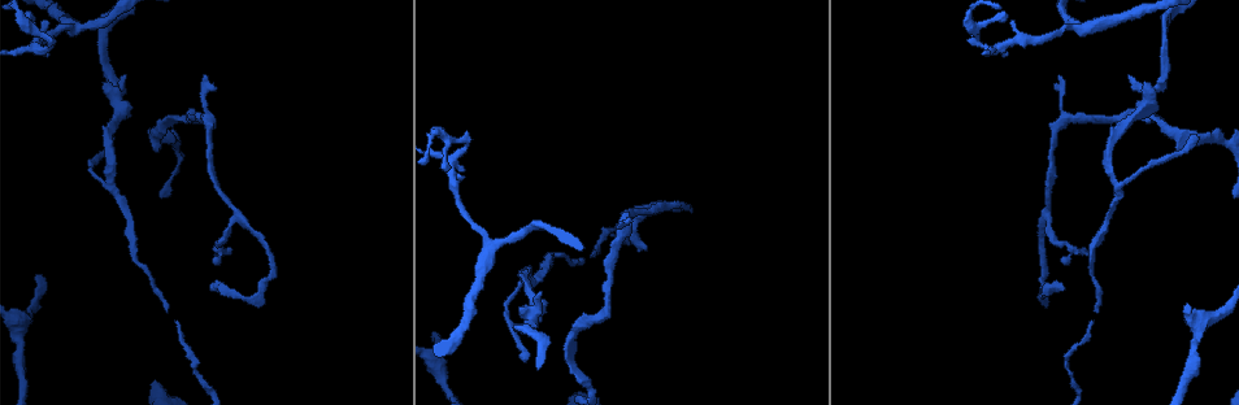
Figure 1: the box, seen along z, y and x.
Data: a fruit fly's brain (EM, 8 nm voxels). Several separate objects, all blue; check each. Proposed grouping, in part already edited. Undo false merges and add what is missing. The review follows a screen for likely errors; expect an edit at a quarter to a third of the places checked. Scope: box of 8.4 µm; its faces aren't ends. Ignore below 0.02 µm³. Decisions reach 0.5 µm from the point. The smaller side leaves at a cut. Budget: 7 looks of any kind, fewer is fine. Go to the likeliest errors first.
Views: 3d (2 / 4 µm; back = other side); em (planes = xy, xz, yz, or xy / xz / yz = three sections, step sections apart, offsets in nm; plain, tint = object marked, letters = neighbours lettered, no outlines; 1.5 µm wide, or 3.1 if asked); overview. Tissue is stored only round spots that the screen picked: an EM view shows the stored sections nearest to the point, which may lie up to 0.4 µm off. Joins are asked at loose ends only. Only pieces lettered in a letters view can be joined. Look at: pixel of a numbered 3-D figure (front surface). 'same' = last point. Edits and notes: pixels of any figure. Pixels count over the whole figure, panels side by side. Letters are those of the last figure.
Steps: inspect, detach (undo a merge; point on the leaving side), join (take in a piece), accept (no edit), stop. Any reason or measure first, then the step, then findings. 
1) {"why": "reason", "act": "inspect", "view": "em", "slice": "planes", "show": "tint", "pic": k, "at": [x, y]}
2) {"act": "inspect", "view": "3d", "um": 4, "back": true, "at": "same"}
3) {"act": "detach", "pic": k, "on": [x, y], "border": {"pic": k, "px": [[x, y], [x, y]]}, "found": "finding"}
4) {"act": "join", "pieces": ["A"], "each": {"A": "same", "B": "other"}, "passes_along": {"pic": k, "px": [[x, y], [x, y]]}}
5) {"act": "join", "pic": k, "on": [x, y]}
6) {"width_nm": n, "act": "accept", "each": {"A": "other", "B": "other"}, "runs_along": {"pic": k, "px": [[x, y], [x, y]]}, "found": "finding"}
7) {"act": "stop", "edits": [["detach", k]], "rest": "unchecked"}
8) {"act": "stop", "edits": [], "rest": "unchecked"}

{"why": "sharp bend", "act": "inspect", "view": "em", "slice": "planes", "show": "letters", "pic": 1, "at": [38, 48]}

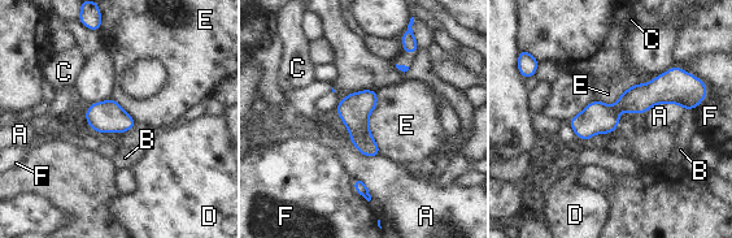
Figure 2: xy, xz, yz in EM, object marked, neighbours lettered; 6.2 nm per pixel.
{"act": "accept", "each": {"A": "other", "B": "other", "C": "other", "D": "other", "E": "other", "F": "other"}, "runs_along": {"pic": 2, "px": [[670, 99], [573, 122]]}, "found": "all the same neuron"}

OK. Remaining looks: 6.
{"act": "inspect", "view": "3d", "um": 4, "pic": 1, "at": [526, 361]}

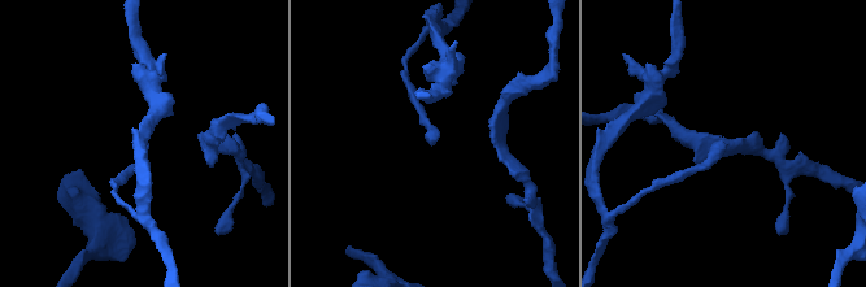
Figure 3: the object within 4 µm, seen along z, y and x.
{"act": "inspect", "view": "em", "slice": "planes", "show": "letters", "pic": 3, "at": [719, 140]}

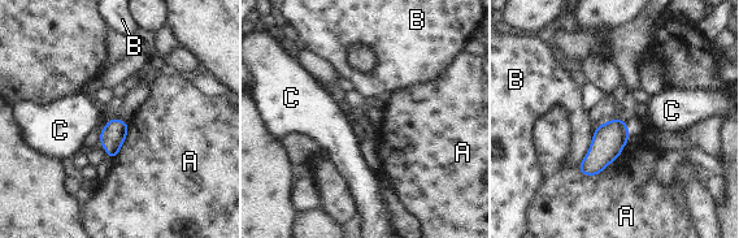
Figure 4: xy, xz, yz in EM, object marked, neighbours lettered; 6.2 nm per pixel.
{"act": "accept", "each": {"A": "other", "B": "other", "C": "other"}, "found": "none of them fits"}

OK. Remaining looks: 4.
{"why": "long arm stops here", "act": "inspect", "view": "em", "slice": "planes", "show": "letters", "pic": 1, "at": [582, 262]}

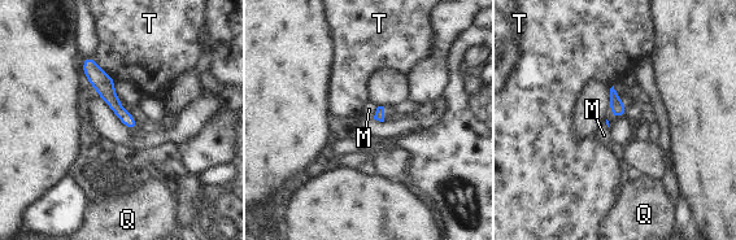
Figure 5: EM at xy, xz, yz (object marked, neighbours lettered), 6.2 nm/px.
{"longest_contact_nm": ["T", 180], "act": "accept", "each": {"M": "other", "Q": "other", "T": "other"}, "found": "none of them fits"}

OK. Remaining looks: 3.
{"act": "stop", "edits": [], "rest": "unchecked"}

